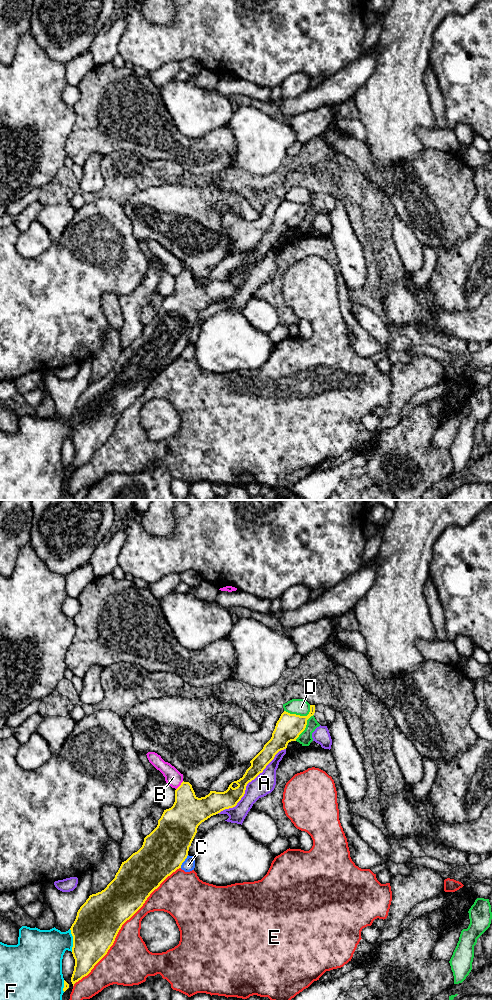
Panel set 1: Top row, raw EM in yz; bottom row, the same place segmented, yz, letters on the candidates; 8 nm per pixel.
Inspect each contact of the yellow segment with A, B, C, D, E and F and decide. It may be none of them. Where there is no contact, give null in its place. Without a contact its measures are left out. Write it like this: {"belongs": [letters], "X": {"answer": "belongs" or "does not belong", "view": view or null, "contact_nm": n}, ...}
{"belongs": [], "A": {"answer": "does not belong", "view": "yz", "contact_nm": 750}, "B": {"answer": "does not belong", "view": "yz", "contact_nm": 90}, "C": {"answer": "does not belong", "view": "yz", "contact_nm": 120}, "D": {"answer": "does not belong", "view": "yz", "contact_nm": 220}, "E": {"answer": "does not belong", "view": "yz", "contact_nm": 1300}, "F": {"answer": "does not belong", "view": "yz", "contact_nm": 190}}

